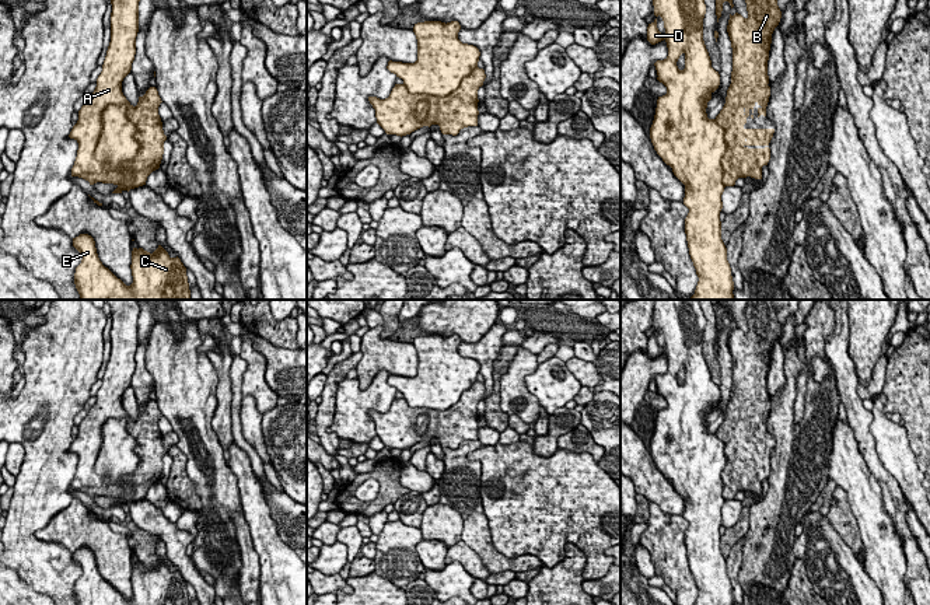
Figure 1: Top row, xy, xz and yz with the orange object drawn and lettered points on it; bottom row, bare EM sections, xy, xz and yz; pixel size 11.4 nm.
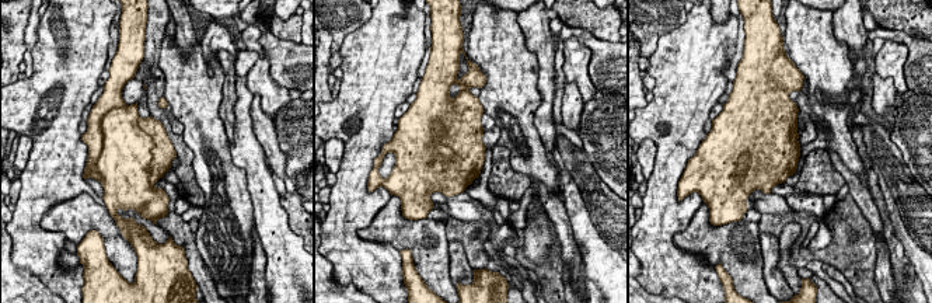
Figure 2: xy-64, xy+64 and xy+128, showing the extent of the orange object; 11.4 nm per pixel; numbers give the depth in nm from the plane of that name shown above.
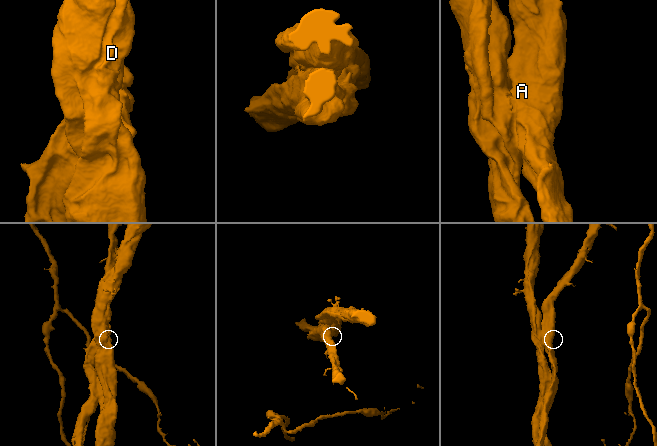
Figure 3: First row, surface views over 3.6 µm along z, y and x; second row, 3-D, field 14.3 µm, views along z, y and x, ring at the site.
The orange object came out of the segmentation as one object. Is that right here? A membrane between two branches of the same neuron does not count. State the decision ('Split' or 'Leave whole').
Split

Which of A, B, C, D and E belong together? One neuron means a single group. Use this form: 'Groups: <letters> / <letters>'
Groups: A B / C D E

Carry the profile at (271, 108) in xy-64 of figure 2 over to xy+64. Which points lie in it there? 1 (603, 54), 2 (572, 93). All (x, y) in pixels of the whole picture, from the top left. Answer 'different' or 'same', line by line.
1: different
2: different

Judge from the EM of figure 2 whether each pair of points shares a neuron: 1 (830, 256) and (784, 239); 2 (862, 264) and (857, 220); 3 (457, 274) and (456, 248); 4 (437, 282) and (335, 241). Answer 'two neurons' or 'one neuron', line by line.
1: two neurons
2: one neuron
3: one neuron
4: two neurons

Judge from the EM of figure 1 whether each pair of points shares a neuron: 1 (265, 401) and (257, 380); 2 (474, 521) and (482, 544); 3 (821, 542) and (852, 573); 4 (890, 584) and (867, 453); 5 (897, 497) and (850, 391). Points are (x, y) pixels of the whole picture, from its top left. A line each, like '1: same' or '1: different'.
1: same
2: same
3: same
4: different
5: same

